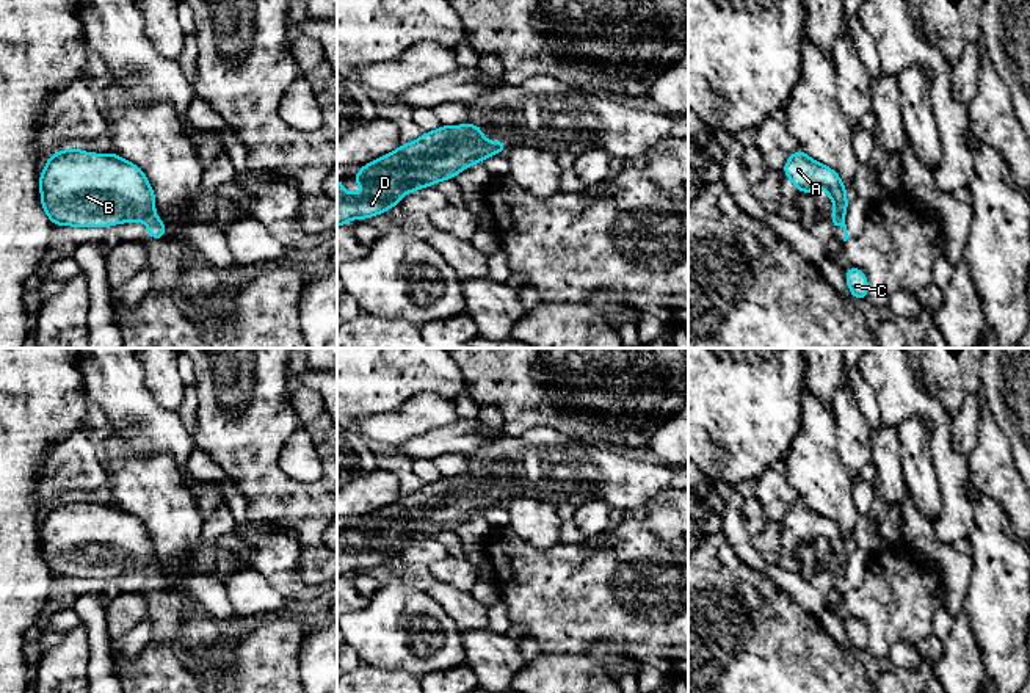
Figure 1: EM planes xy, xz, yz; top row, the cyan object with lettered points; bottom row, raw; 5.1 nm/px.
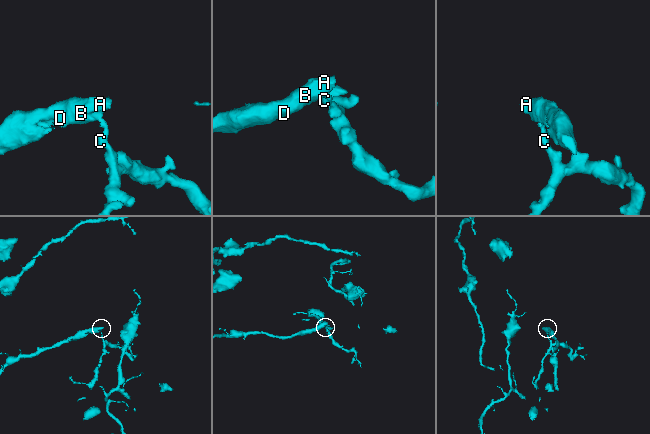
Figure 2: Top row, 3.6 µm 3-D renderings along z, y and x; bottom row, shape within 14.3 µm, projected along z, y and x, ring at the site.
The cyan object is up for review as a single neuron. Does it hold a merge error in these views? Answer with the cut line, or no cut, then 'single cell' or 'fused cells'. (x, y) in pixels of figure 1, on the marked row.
xy (154, 214), (148, 214), (141, 220) | fused cells

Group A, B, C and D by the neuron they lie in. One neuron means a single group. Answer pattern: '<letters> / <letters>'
A B D / C

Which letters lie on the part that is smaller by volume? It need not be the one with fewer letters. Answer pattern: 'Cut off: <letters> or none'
Cut off: A, B, D

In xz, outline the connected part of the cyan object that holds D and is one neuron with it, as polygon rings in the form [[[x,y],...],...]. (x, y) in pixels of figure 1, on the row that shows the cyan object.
[[[469,122],[464,125],[442,125],[434,132],[422,133],[419,140],[400,144],[397,151],[364,165],[354,174],[354,182],[365,188],[362,194],[346,193],[342,188],[343,180],[337,179],[337,227],[350,220],[373,218],[398,205],[406,193],[436,185],[439,180],[455,179],[459,171],[502,152],[505,152],[503,140],[489,143],[483,136],[481,127]]]

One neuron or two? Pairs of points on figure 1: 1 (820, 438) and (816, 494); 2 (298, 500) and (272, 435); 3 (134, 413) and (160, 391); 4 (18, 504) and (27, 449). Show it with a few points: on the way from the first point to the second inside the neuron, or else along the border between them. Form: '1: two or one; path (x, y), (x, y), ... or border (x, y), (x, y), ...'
1: one; path (820, 452), (819, 480)
2: one; path (279, 489), (268, 478), (268, 453)
3: two; border (141, 364), (149, 395), (176, 411)
4: one; path (18, 489), (18, 463)

